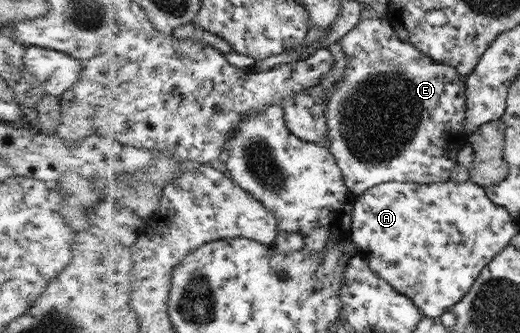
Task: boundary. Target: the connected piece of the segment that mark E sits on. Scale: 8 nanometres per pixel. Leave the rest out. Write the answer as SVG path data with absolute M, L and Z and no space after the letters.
M384 17L378 19L363 19L358 21L354 30L350 31L341 41L339 47L344 48L351 58L349 72L342 82L338 83L336 88L327 98L325 109L326 118L330 125L328 148L337 156L342 170L344 171L346 184L350 190L357 196L364 194L366 190L384 182L417 182L418 184L430 184L431 182L444 182L449 180L451 170L457 165L459 152L461 148L468 144L469 134L465 130L466 112L467 112L467 82L462 77L457 68L448 63L438 63L430 58L429 55L418 50L412 43L402 42L394 32L393 26Z

